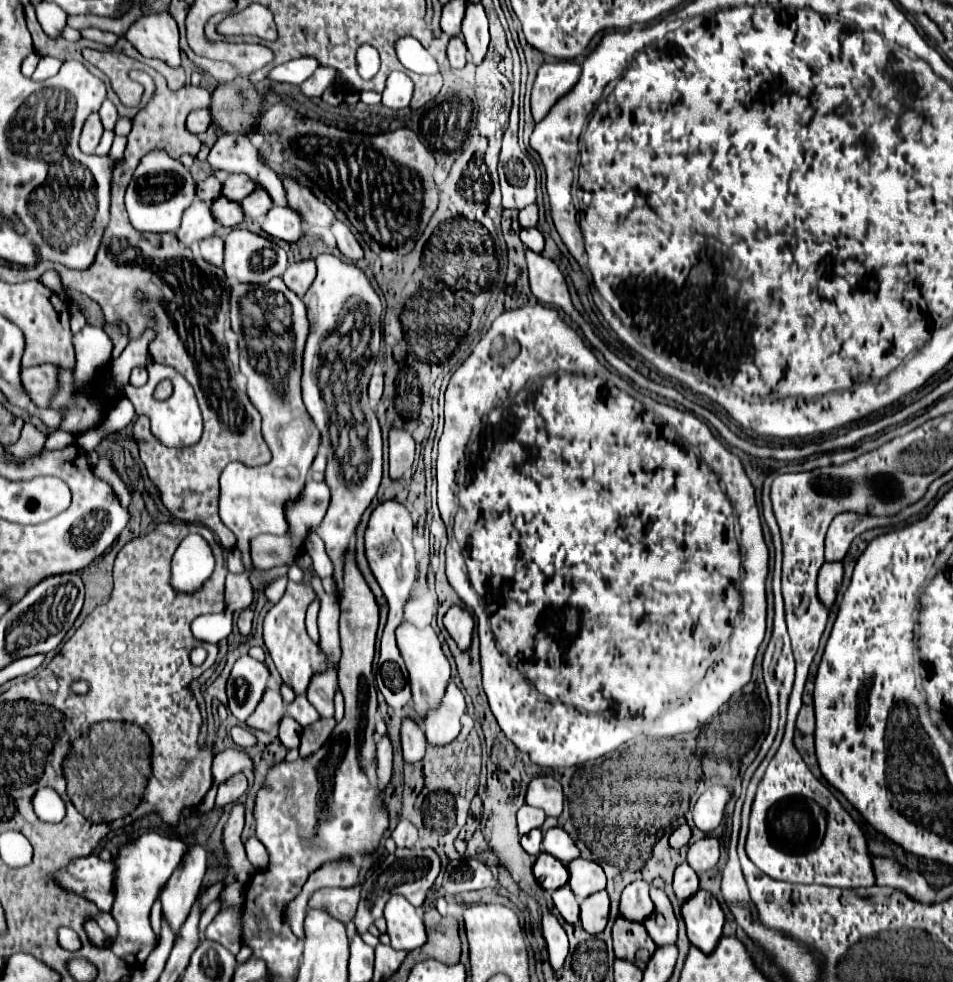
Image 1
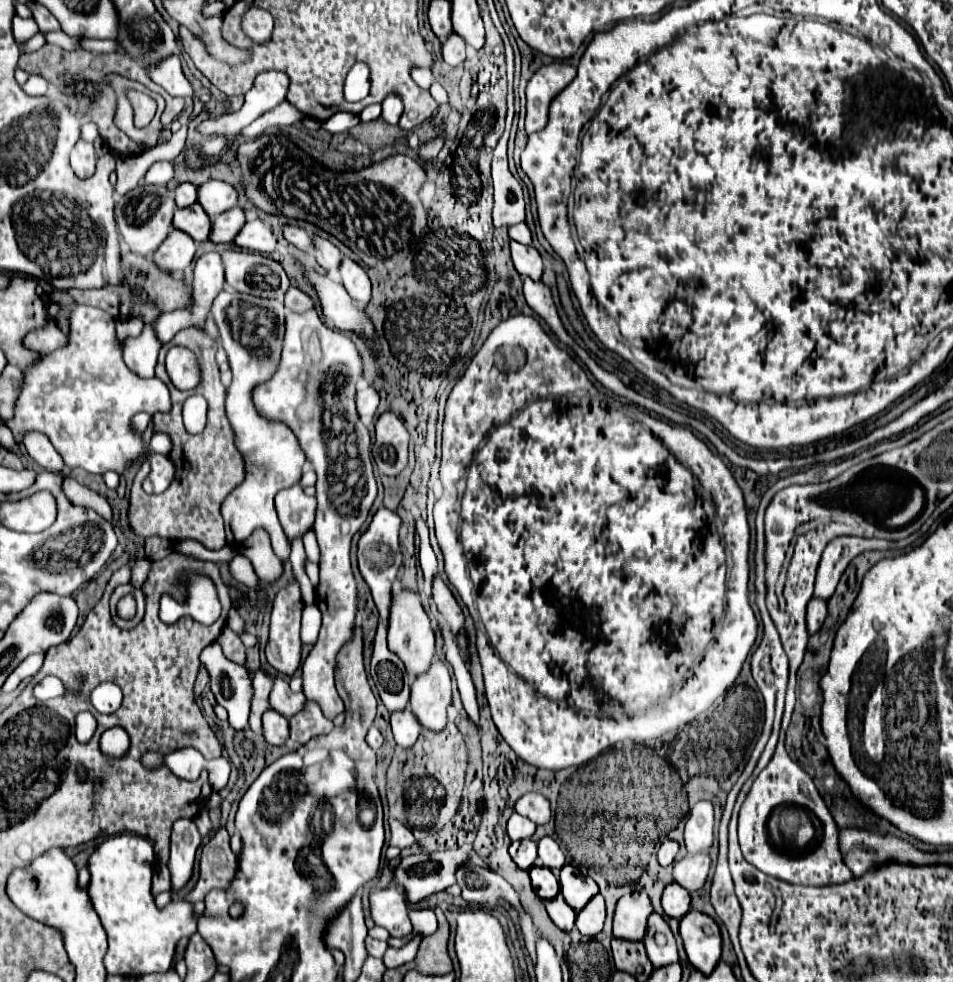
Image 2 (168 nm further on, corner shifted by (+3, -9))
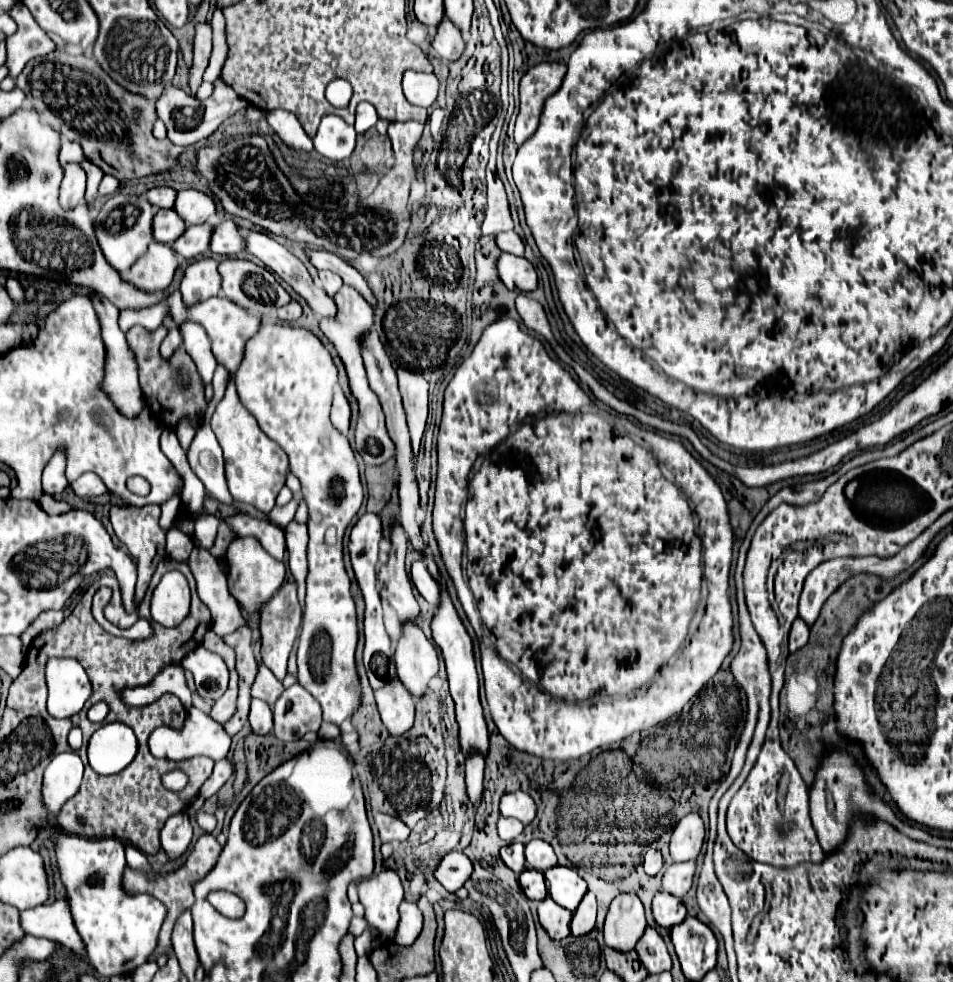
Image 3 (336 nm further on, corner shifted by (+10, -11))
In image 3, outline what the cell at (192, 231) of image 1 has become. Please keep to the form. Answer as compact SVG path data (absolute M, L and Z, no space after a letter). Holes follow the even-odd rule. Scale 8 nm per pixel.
M150 242L146 254L140 256L126 274L122 274L122 280L148 294L162 292L170 286L176 266L178 260L170 246Z

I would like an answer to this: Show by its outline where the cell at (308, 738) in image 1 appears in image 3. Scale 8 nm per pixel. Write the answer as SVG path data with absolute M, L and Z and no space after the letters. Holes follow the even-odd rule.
M296 682L282 692L272 706L272 734L282 742L300 740L306 732L318 732L322 724L320 704Z

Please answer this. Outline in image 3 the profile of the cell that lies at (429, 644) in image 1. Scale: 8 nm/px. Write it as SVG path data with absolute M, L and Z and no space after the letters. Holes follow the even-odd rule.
M394 522L392 530L390 530L388 562L380 566L378 580L380 580L380 594L396 610L400 622L412 620L420 614L420 606L412 594L412 584L410 584L406 568L404 568L406 552L408 552L406 534L402 530L402 524Z

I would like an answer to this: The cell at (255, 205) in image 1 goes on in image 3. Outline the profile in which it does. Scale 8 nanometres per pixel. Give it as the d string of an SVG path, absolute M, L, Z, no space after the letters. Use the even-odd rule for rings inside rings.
M210 224L188 226L186 232L184 232L178 240L174 240L174 242L170 244L170 248L172 248L178 256L182 256L182 258L186 258L186 260L196 258L196 256L200 256L202 252L208 250L210 232L212 232L212 226L210 226Z

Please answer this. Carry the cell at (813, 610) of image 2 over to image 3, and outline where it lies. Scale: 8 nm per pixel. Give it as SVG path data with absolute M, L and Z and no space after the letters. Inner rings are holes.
M794 620L792 630L790 630L788 650L790 650L790 652L796 652L796 650L800 650L806 642L808 642L808 628L806 628L806 624L802 624L802 620Z

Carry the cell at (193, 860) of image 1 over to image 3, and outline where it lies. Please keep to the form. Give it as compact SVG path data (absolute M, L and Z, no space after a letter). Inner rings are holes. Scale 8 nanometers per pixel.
M180 812L180 814L170 816L160 832L160 842L162 842L162 848L166 850L168 858L174 860L174 858L182 856L186 852L190 840L192 840L192 824L190 824L188 814Z

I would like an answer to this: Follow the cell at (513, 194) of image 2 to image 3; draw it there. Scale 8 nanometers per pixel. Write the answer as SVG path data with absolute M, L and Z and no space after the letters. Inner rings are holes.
M490 156L490 162L486 166L486 180L488 180L488 204L486 204L486 216L482 224L482 234L496 236L500 232L512 230L512 216L508 208L508 198L502 180L496 174L496 162L494 156Z

